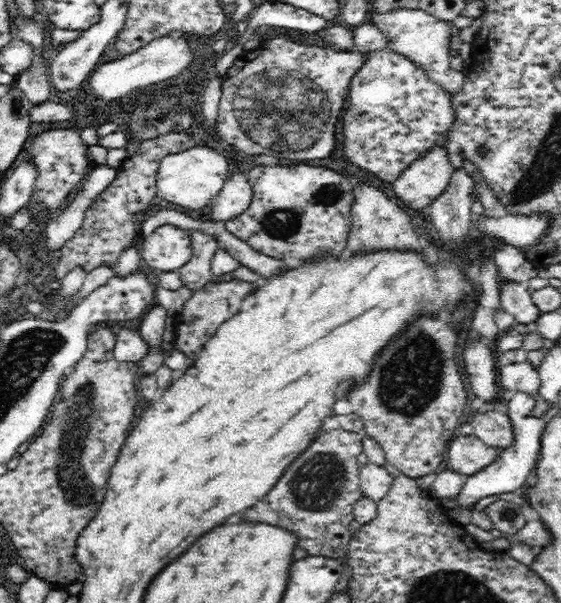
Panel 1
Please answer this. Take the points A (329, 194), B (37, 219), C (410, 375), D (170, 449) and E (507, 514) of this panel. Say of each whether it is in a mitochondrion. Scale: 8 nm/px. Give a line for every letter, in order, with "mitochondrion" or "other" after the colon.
A: mitochondrion
B: other
C: mitochondrion
D: other
E: mitochondrion

